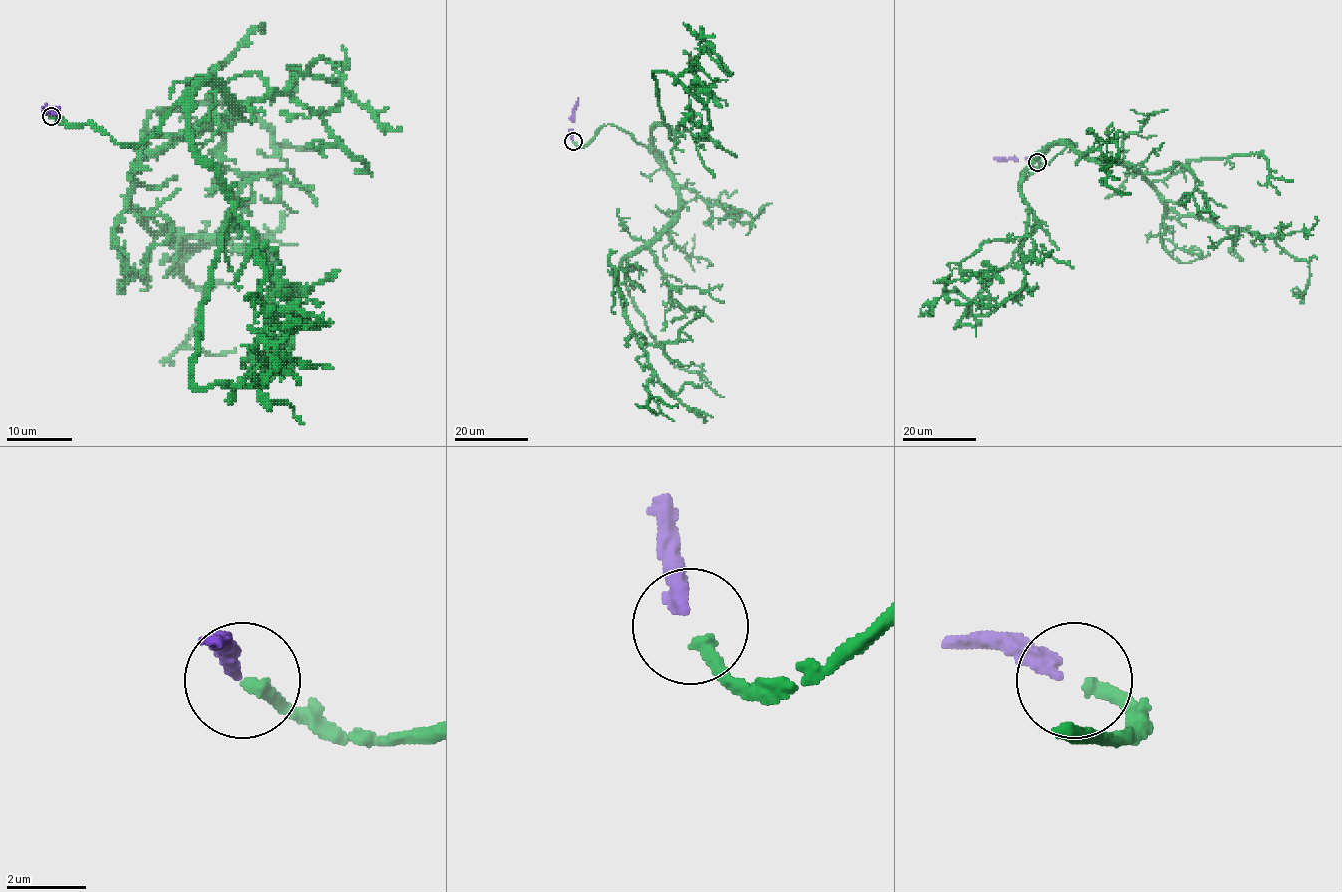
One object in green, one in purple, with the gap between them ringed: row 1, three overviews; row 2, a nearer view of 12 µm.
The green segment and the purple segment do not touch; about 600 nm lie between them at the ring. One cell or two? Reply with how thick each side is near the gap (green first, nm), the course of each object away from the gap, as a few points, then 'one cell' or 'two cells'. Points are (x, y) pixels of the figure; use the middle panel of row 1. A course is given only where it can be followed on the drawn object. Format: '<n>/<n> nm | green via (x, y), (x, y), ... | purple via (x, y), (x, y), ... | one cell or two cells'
380/400 nm | green via (574, 142), (613, 124), (677, 190), (678, 214), (617, 283), (655, 375), (659, 413), (647, 407), (678, 407) | purple via (573, 140), (573, 109), (577, 97) | one cell

